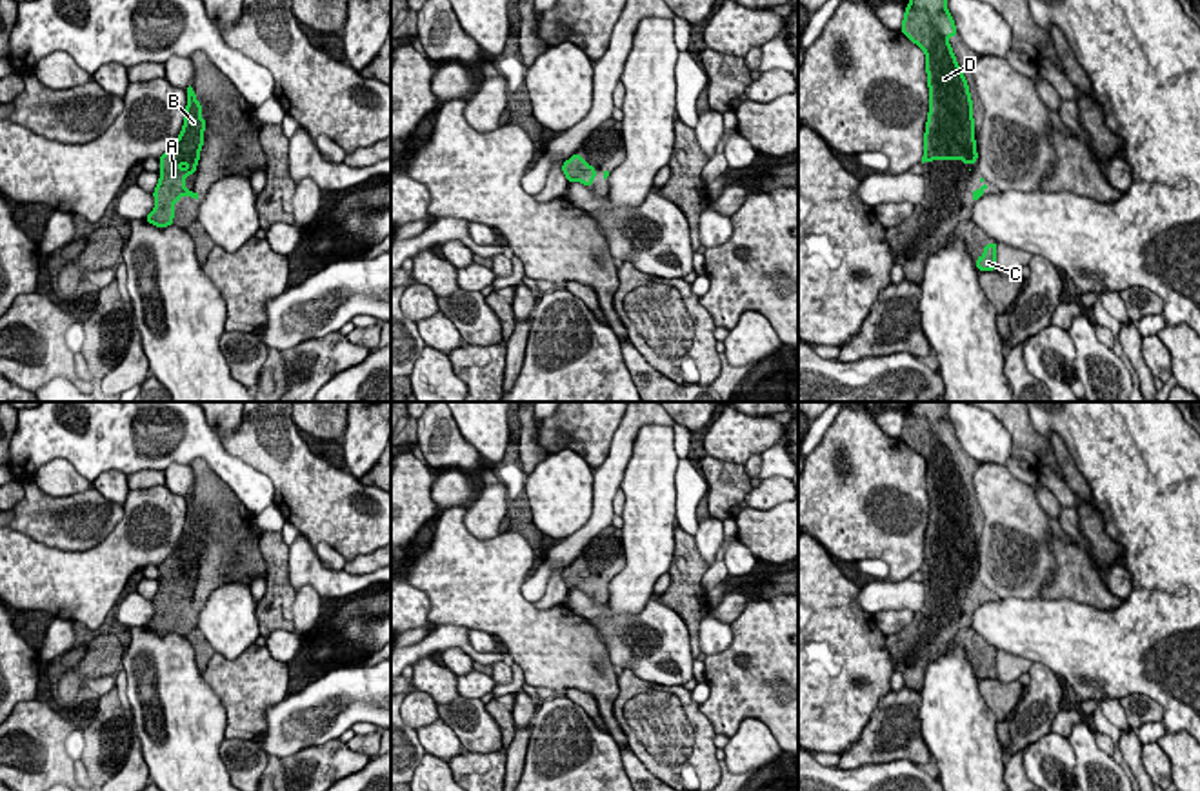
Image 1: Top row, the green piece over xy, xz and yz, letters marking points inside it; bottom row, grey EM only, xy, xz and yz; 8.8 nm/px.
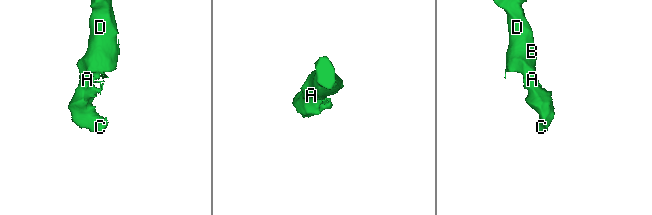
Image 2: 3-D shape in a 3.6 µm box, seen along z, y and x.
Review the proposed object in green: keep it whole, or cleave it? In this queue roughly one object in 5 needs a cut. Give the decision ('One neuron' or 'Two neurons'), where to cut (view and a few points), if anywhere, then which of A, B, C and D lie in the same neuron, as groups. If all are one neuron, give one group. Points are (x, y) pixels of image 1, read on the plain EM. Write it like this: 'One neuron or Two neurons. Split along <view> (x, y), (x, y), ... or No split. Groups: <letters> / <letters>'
One neuron. No split. Groups: A B C D

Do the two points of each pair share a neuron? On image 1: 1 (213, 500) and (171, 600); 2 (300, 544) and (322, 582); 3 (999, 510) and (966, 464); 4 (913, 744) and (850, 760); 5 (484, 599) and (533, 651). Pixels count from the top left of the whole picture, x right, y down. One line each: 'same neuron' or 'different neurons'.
1: same neuron
2: same neuron
3: different neurons
4: same neuron
5: same neuron

